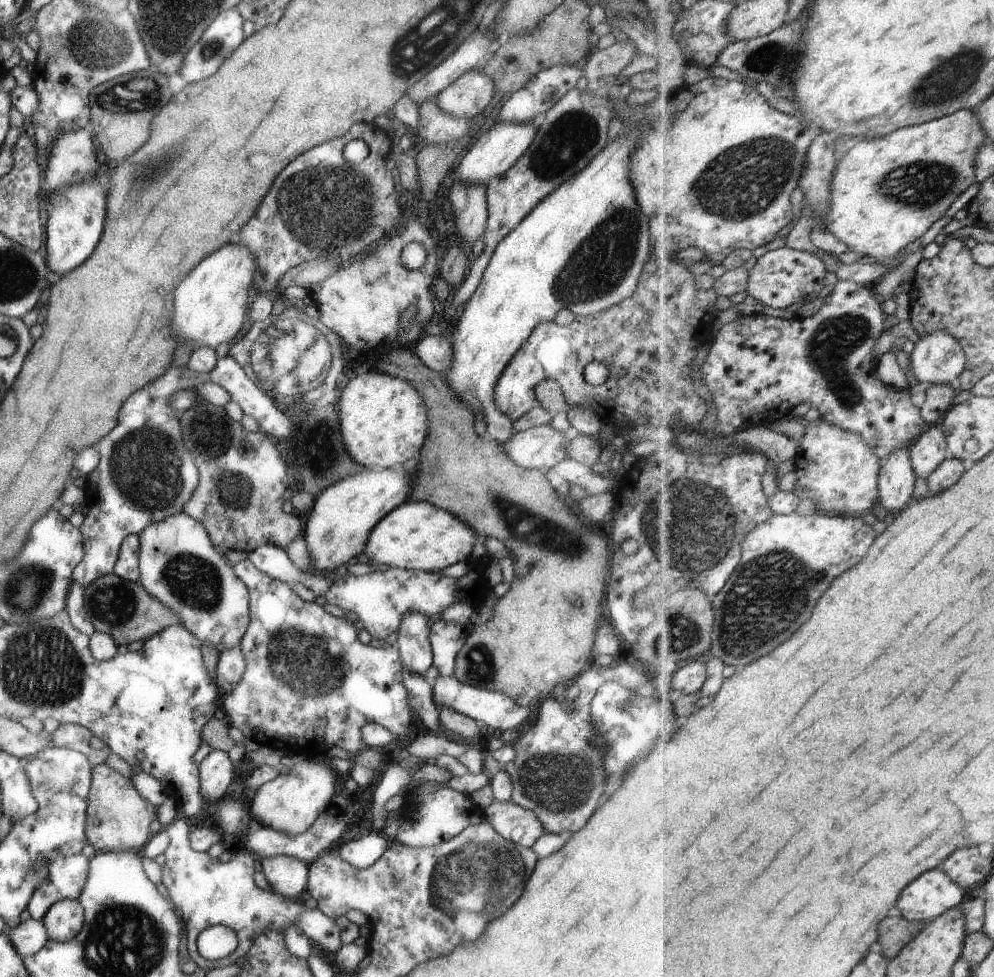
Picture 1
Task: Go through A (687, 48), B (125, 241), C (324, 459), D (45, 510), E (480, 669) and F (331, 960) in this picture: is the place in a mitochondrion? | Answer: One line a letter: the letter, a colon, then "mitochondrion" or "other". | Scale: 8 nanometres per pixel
A: other
B: other
C: mitochondrion
D: other
E: mitochondrion
F: other

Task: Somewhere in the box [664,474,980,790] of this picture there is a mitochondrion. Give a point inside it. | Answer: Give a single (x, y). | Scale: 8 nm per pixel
(772, 593)

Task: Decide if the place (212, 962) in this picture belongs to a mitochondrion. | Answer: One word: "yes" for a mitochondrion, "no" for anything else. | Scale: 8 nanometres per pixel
no

